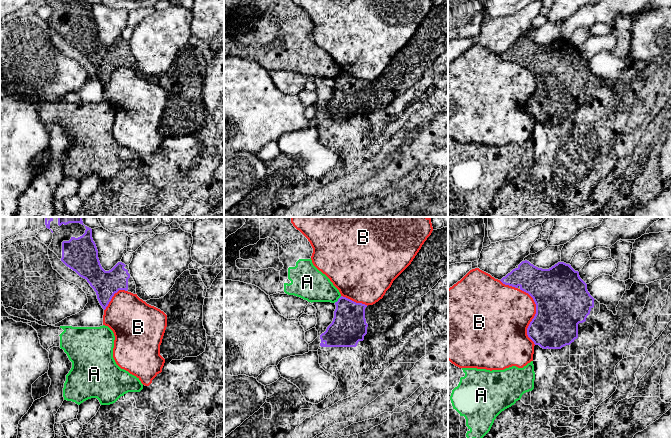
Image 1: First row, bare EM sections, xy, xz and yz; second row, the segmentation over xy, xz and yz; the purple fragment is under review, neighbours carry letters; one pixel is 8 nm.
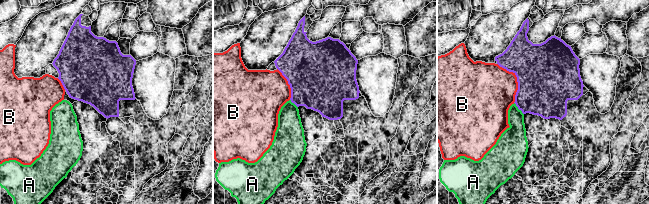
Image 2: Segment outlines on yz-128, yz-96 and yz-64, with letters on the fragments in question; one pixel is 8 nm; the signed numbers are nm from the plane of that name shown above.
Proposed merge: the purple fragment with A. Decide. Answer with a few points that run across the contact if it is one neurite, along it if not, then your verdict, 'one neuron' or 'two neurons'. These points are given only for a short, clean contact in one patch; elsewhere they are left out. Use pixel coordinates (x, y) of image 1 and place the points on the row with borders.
line xz (341, 296), (334, 302); two neurons

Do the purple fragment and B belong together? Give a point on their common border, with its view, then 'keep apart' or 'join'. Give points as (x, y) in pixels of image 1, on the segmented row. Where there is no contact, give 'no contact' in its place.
yz (535, 315) | keep apart

